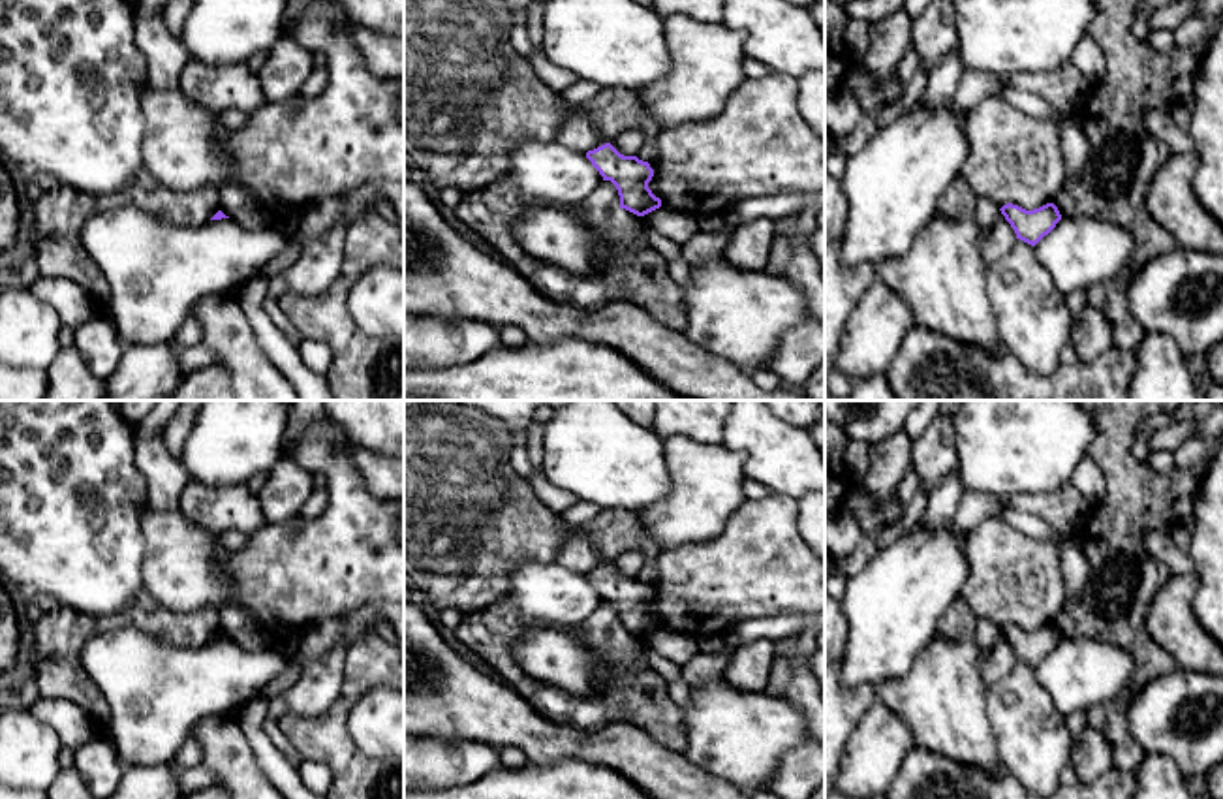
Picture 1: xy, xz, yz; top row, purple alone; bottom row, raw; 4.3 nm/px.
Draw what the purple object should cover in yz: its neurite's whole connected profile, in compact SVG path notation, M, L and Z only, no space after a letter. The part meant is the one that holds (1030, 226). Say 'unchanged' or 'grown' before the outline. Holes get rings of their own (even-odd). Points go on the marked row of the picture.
unchanged; M1007 203L999 211L1014 229L1016 239L1031 246L1035 246L1045 235L1048 235L1061 220L1061 214L1054 203L1046 203L1033 211Z

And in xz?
unchanged; M611 143L586 152L586 158L599 171L603 180L611 180L620 196L620 209L644 216L661 207L661 199L652 194L648 182L654 169L637 156L620 154Z

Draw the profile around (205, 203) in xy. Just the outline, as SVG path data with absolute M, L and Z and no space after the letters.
M203 188L194 197L194 212L201 220L210 220L220 209L218 192L212 188Z

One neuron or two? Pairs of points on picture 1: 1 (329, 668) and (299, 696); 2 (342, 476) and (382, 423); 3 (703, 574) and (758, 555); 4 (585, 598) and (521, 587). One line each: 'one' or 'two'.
1: one
2: two
3: one
4: one

